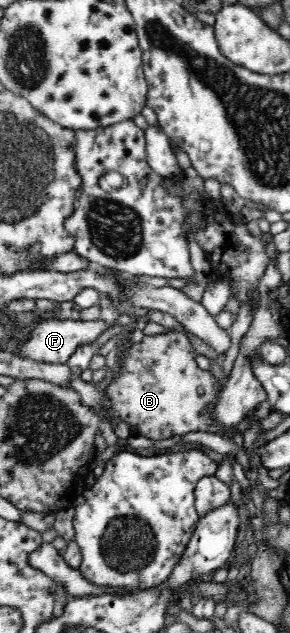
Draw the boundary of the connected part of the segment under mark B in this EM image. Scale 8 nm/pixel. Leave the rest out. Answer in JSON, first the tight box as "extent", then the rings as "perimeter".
{"extent":[107,330,225,440],"perimeter":[[[172,330],[167,334],[157,334],[157,336],[145,335],[140,342],[132,346],[131,352],[123,358],[123,368],[115,366],[115,376],[117,376],[117,380],[109,384],[107,396],[113,402],[115,417],[129,425],[133,434],[153,440],[185,436],[185,434],[197,432],[197,430],[225,434],[225,430],[217,430],[211,424],[209,410],[201,416],[201,408],[205,408],[209,402],[217,400],[217,388],[215,388],[217,380],[211,372],[201,370],[195,364],[195,350],[185,334],[178,330]]]}

